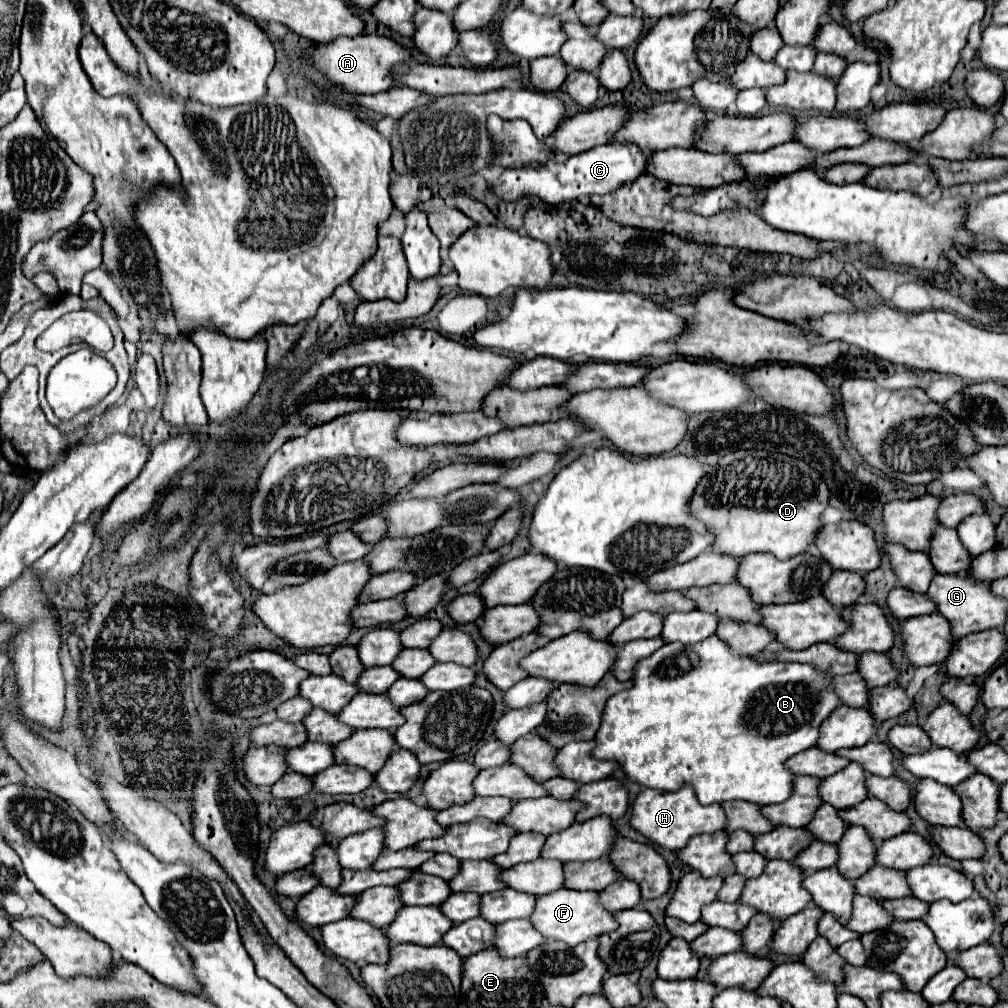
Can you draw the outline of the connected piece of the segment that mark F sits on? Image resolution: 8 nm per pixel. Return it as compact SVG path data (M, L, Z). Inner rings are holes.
M566 888L536 898L530 924L534 924L534 930L542 932L546 940L560 940L570 946L576 946L580 942L586 942L590 938L596 938L604 932L612 932L614 928L618 928L614 916L598 904L598 892L580 892Z

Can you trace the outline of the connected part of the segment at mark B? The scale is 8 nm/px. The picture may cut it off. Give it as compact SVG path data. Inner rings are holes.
M718 636L698 644L664 644L634 666L632 688L614 694L606 702L592 756L616 760L620 770L644 788L676 792L688 784L694 788L700 804L726 800L746 800L760 806L780 804L790 796L794 780L784 762L812 748L822 720L840 706L830 680L830 674L818 672L810 664L758 664L752 656L734 656Z

